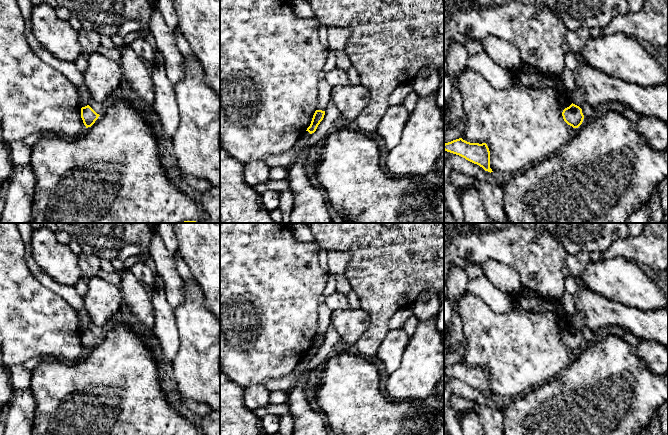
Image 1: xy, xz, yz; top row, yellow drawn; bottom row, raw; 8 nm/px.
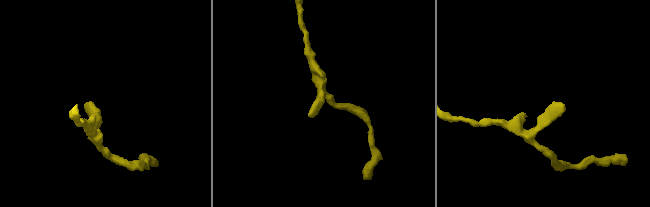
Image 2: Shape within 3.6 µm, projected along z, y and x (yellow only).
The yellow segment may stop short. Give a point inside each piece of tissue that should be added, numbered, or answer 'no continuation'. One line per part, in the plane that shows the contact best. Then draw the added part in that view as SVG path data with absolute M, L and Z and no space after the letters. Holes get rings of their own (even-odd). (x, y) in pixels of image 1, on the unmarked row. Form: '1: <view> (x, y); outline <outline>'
no continuation

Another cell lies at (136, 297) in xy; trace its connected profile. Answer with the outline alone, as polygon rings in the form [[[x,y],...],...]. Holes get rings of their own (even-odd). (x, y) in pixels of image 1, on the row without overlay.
[[[127,269],[121,272],[119,287],[124,306],[142,324],[143,329],[139,333],[147,341],[146,333],[152,330],[155,321],[151,292]]]

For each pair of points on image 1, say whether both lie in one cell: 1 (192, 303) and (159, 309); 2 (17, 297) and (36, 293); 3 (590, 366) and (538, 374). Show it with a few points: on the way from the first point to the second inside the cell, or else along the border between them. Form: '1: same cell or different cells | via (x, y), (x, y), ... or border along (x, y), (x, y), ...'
1: different cells | border along (173, 309), (175, 324), (179, 332)
2: same cell | via (22, 297), (31, 297)
3: different cells | border along (576, 352), (573, 360), (556, 376), (541, 383)

